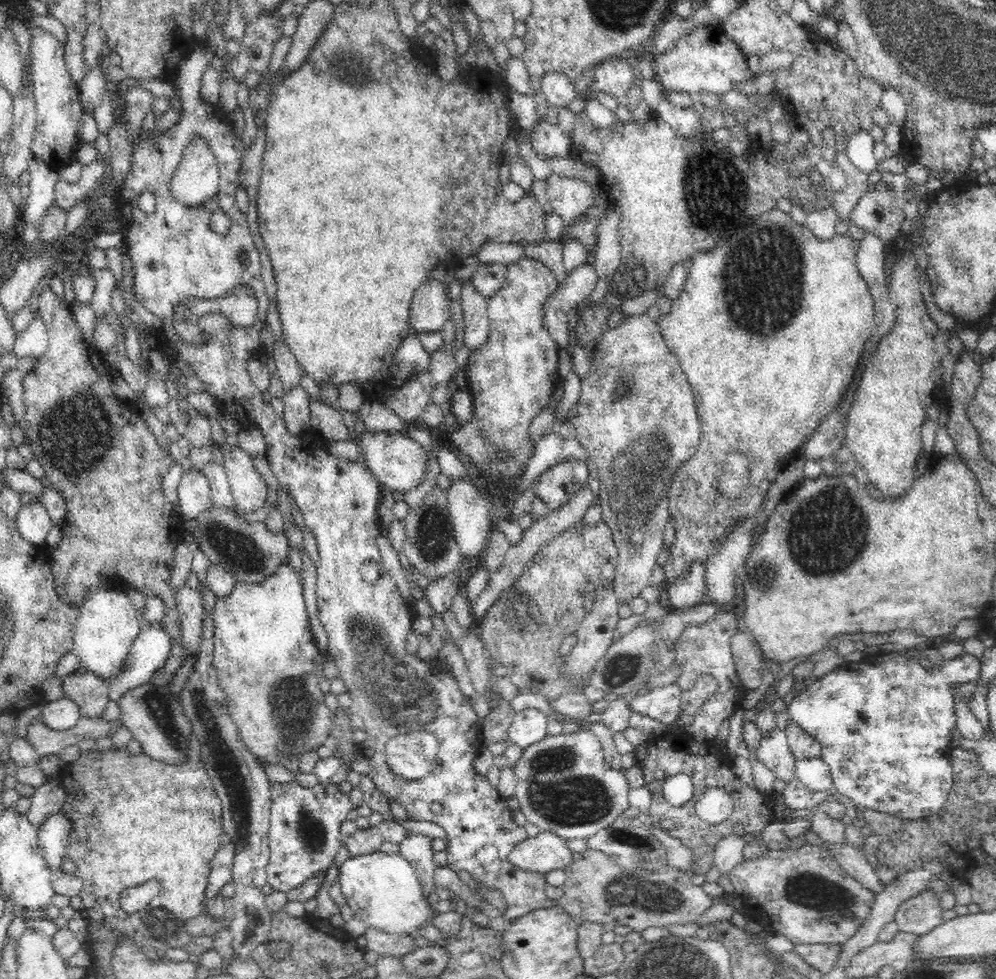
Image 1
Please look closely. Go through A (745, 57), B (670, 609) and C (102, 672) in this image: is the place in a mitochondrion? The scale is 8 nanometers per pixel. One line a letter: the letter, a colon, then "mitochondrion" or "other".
A: other
B: other
C: other

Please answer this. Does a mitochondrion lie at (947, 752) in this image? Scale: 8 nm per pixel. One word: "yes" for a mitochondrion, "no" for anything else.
no

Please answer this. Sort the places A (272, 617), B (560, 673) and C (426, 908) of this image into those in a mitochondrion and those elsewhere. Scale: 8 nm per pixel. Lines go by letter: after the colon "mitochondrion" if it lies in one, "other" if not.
A: other
B: other
C: other

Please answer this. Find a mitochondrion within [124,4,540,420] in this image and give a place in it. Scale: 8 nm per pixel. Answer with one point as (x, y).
(347, 61)

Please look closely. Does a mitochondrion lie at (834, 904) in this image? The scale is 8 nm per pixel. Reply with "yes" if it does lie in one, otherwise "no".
yes

